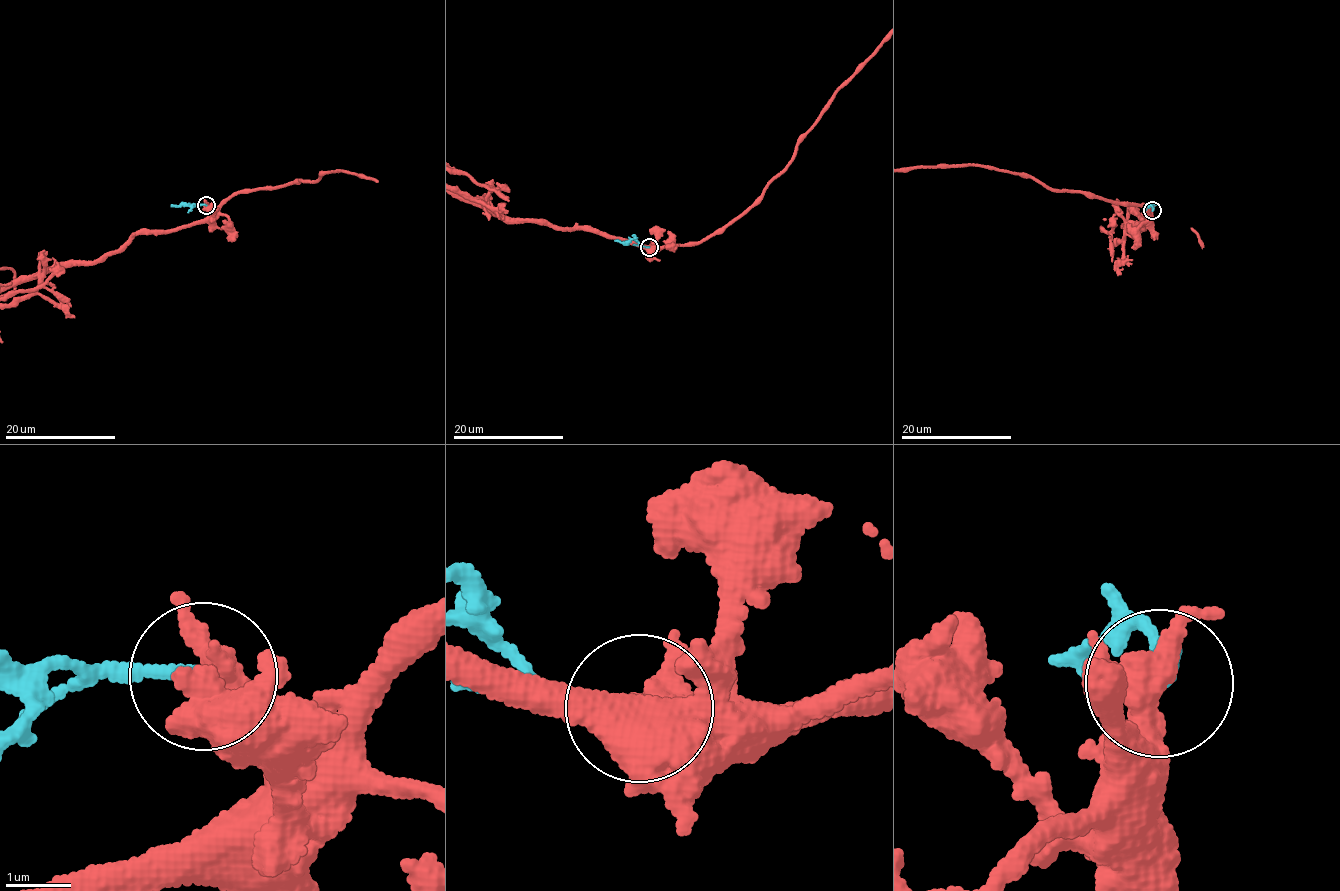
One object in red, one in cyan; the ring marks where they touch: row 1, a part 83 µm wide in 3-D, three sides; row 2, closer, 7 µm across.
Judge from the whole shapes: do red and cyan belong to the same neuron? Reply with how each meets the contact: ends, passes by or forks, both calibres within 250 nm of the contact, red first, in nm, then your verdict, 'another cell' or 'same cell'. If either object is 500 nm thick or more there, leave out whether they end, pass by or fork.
red forks; cyan ends; calibres 380 and 170 nm; another cell

